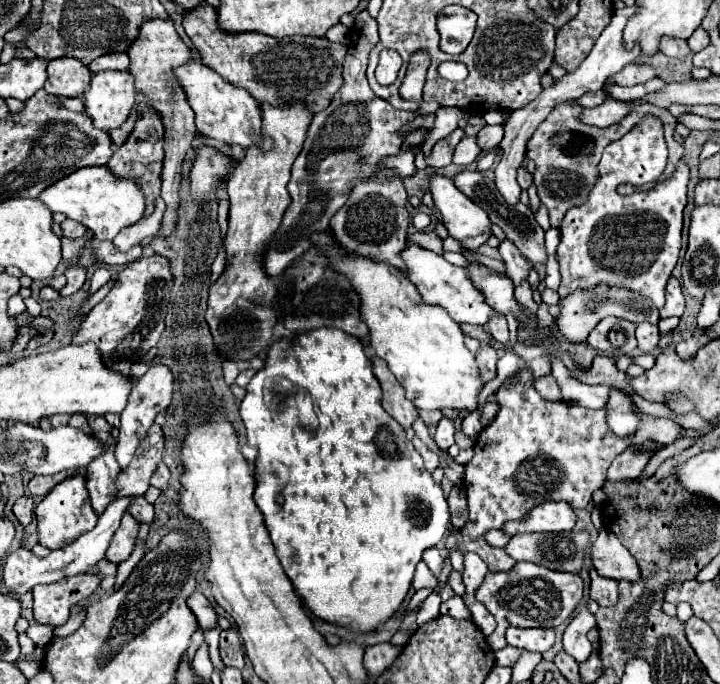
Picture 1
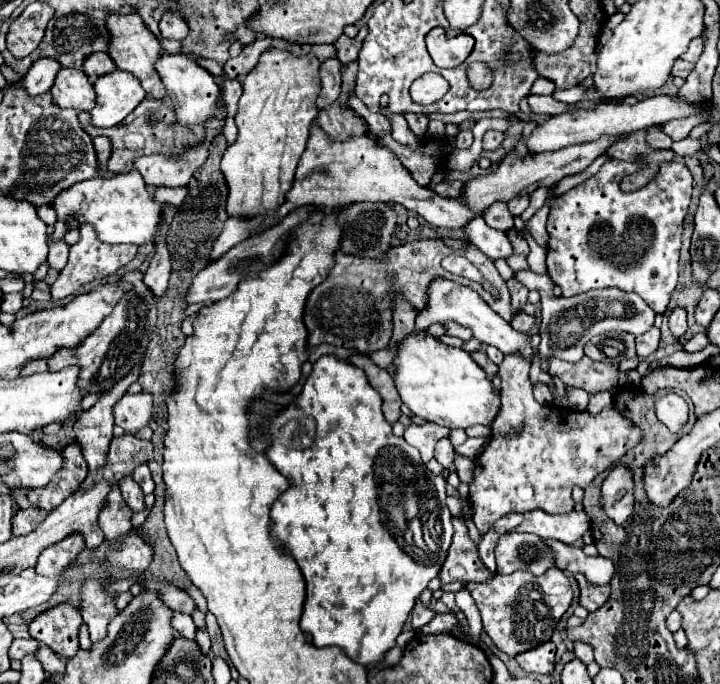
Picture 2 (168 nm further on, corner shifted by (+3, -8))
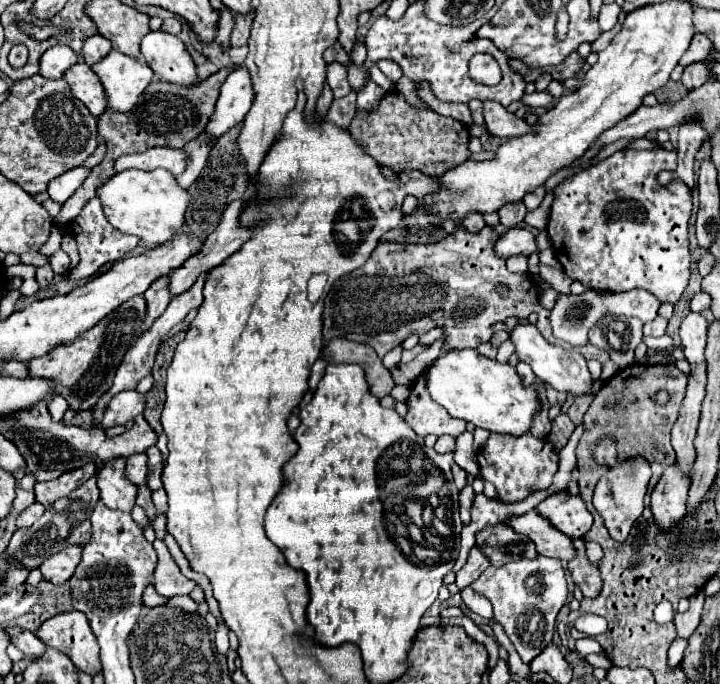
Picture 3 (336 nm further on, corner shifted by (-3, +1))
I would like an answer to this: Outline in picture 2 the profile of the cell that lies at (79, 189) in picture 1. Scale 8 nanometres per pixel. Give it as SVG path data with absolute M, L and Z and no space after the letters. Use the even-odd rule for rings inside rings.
M133 171L113 177L93 177L89 181L79 181L77 185L65 189L65 193L59 193L59 197L53 201L53 209L63 223L73 219L79 223L79 227L93 225L99 241L103 243L143 245L153 241L153 233L157 231L157 225L161 221L163 205L155 203L155 199L147 191L143 177Z

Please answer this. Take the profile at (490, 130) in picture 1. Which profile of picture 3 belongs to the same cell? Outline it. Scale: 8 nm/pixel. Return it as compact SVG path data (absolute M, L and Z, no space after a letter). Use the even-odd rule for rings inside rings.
M491 100L483 102L483 116L485 116L489 134L499 136L499 138L523 136L535 128L535 126L529 126L525 120L517 118L515 114L507 112L499 102L491 102Z

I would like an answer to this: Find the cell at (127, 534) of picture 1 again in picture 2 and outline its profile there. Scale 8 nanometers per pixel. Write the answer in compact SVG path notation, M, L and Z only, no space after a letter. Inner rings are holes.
M113 489L113 493L109 493L109 501L111 503L101 511L101 529L105 533L105 543L113 543L133 529L131 525L133 513L125 505L119 489Z

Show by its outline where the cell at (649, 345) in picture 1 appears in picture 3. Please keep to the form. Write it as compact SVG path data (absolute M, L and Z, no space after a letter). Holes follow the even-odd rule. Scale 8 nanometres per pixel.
M657 316L653 322L647 322L643 326L643 332L645 332L645 336L663 336L665 328L667 328L667 320Z

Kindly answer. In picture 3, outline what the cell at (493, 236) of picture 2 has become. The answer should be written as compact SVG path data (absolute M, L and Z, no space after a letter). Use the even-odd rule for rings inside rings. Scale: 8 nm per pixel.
M511 228L511 230L503 232L501 238L497 240L495 252L499 252L505 258L509 258L513 254L531 256L533 252L539 252L539 246L535 242L535 236L529 230L525 230L525 228Z

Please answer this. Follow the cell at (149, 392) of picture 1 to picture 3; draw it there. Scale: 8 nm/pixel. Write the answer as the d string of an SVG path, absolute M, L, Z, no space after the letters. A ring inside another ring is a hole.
M123 390L109 400L103 418L91 426L99 430L109 430L111 426L119 426L119 424L123 426L131 422L139 412L145 412L145 396L135 390Z

